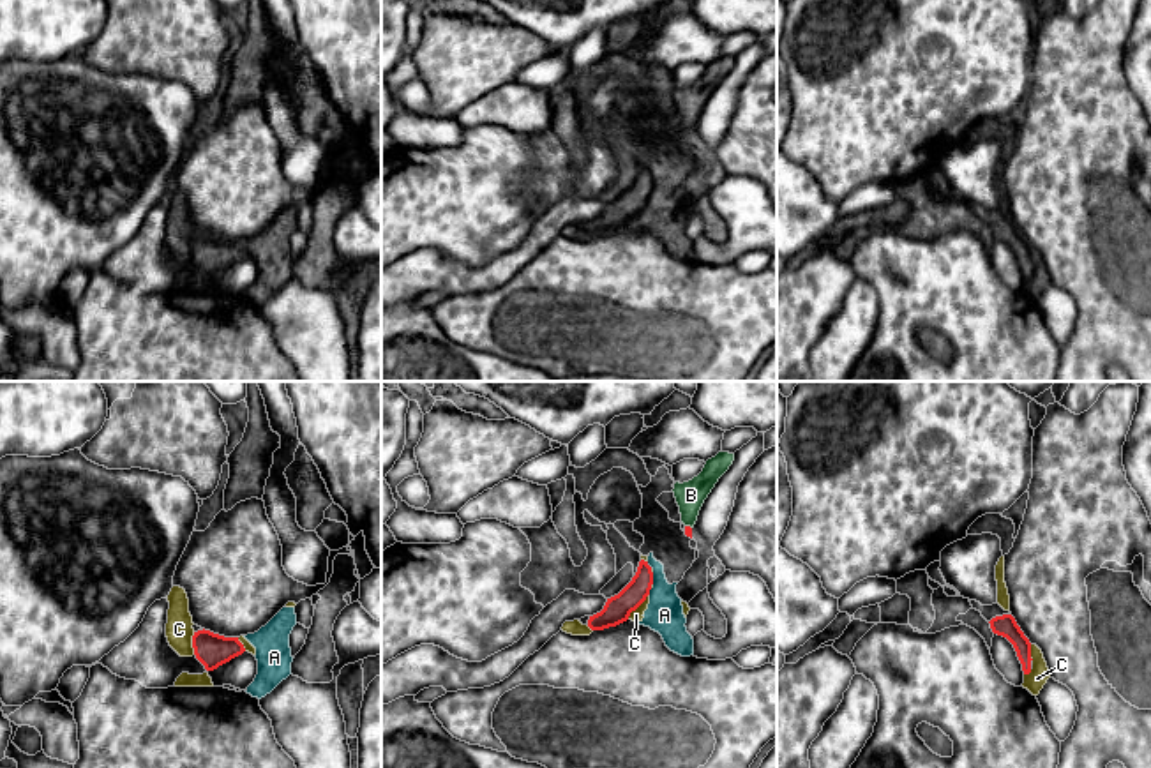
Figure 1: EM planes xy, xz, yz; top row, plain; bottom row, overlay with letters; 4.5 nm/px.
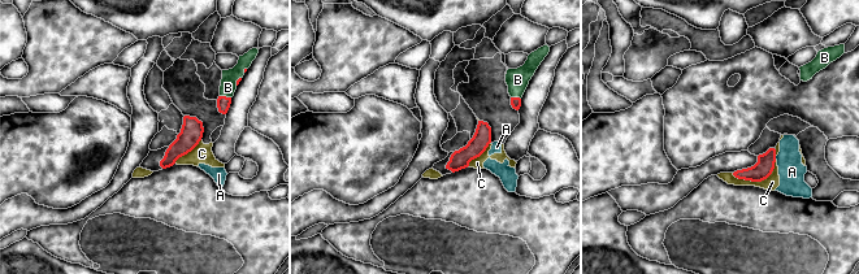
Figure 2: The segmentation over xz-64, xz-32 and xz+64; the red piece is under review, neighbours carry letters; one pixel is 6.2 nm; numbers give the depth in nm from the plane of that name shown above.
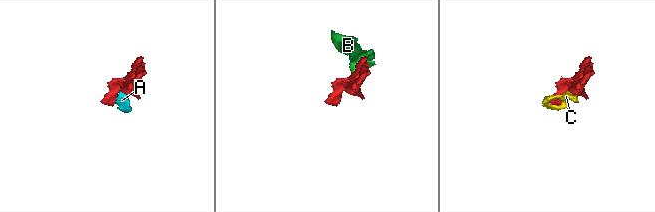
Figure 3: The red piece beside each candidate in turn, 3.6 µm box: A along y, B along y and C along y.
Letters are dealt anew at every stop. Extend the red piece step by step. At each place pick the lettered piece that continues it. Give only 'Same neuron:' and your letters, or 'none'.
Same neuron: B

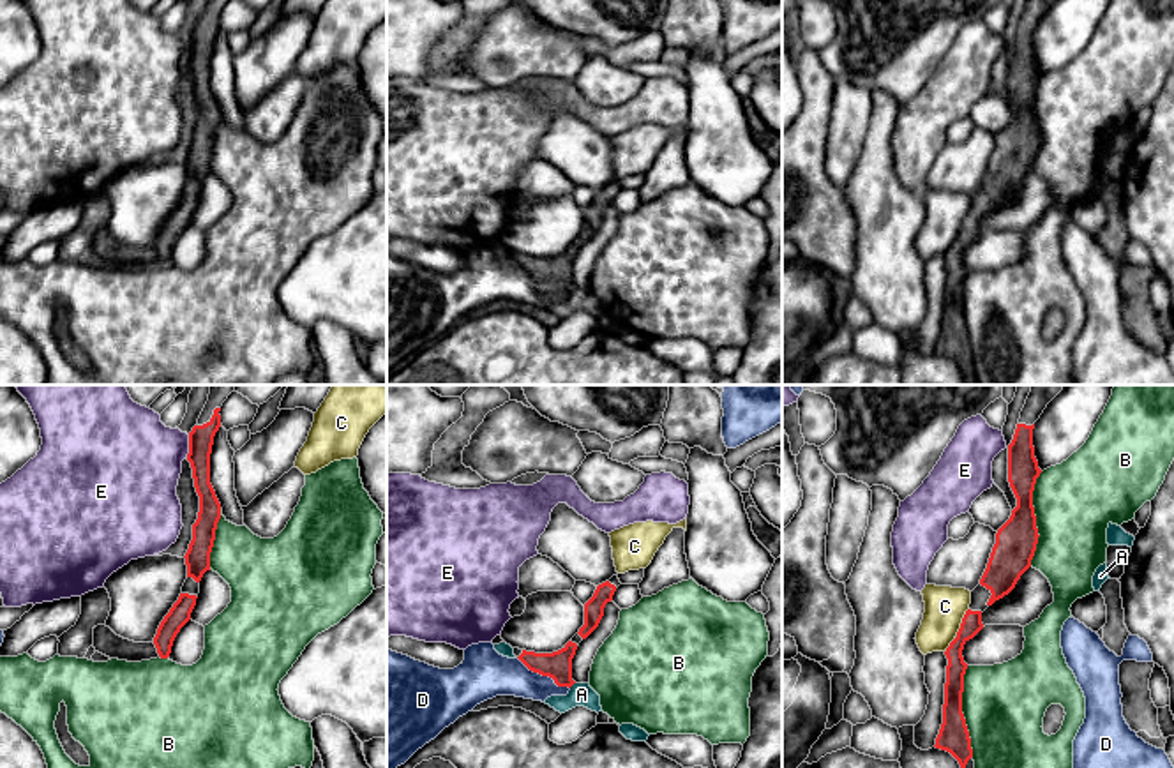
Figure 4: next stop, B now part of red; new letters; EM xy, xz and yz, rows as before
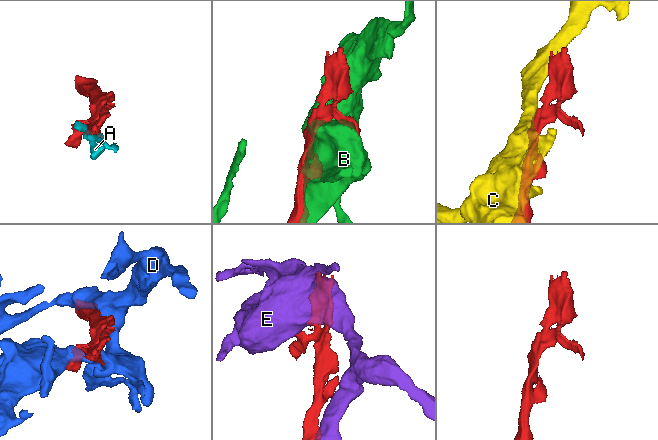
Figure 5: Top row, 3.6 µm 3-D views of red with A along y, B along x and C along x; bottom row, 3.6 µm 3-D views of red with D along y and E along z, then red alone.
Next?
Same neuron: none

